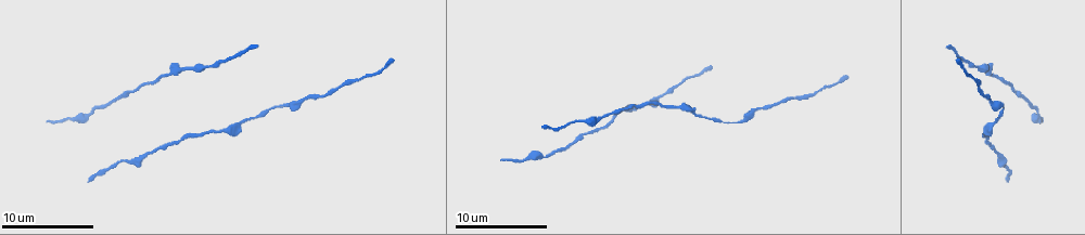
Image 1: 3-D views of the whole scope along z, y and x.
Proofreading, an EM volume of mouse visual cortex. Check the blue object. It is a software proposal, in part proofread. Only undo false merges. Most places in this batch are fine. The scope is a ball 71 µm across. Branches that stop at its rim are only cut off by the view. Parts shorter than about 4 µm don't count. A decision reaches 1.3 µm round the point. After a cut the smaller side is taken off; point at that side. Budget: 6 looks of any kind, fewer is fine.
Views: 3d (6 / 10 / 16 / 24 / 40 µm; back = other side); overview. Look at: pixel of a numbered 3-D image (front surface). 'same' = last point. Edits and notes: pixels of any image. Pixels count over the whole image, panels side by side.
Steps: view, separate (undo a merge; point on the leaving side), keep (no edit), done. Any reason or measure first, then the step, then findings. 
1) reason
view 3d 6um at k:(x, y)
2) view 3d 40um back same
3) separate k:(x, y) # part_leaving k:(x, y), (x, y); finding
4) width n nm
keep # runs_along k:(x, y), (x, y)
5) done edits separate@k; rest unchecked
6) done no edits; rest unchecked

thick turns thin
view 3d 10um at 1:(692, 113)

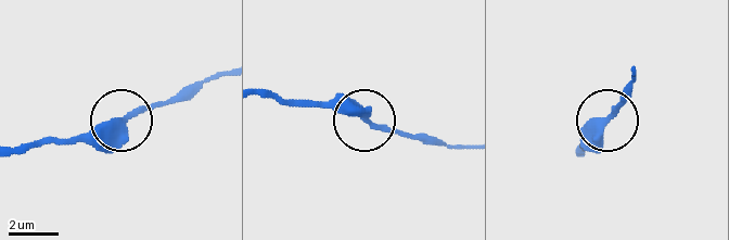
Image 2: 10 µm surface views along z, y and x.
keep # runs_along 2:(23, 152), (48, 142), (98, 140), (129, 115), (177, 95); continuous, no second cell

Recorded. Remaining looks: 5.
sudden change in width
view 3d 6um at 1:(298, 102)

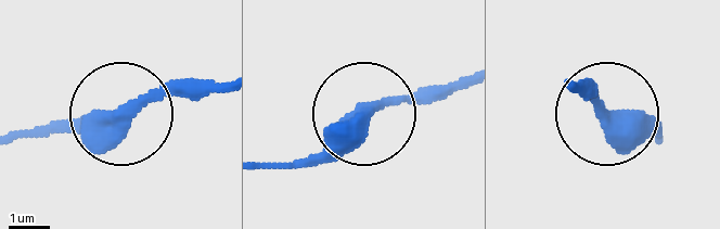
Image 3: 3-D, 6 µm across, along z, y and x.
view 3d 6um back at 3:(124, 112)

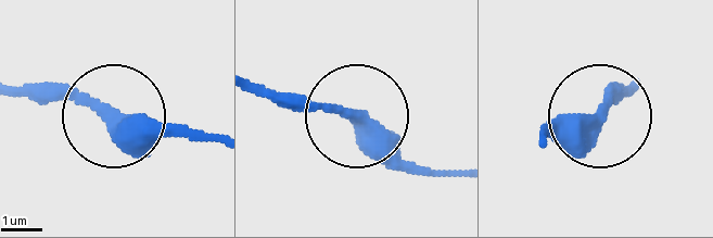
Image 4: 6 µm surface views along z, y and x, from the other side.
keep # continuous, no second cell

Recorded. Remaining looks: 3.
view 3d 6um at 1:(588, 120)

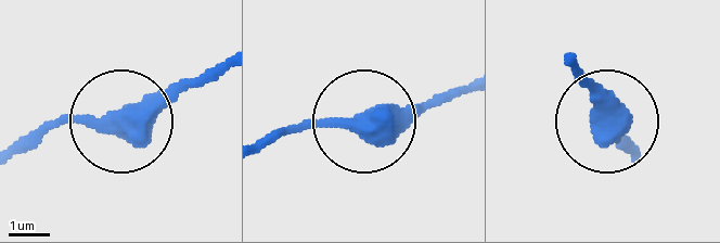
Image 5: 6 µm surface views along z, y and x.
side_arm 36 um
keep # runs_along 5:(116, 124), (146, 120), (216, 75); continuous, no second cell

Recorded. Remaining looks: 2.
done no edits; rest unchecked

